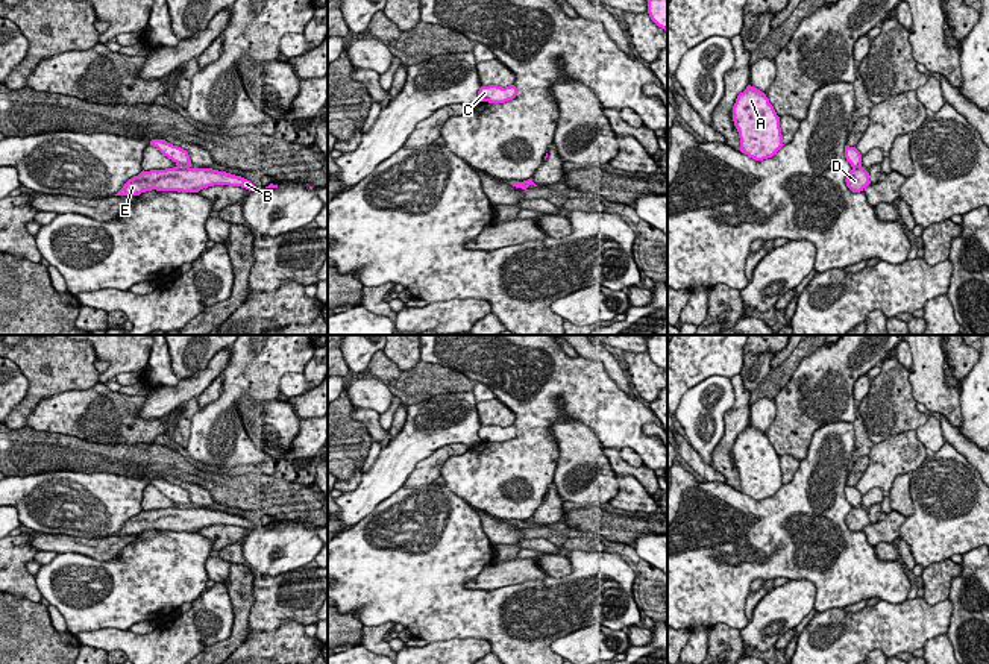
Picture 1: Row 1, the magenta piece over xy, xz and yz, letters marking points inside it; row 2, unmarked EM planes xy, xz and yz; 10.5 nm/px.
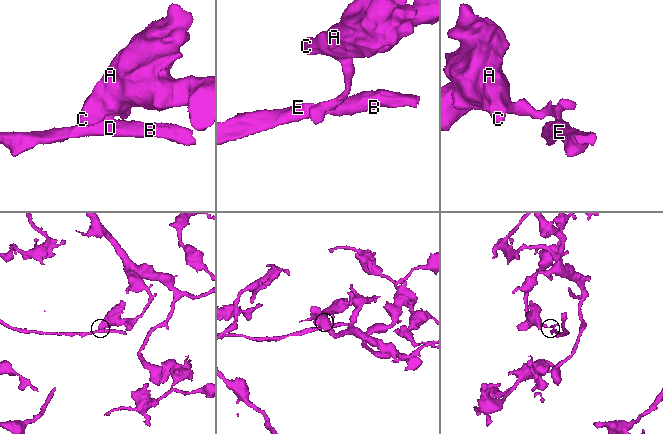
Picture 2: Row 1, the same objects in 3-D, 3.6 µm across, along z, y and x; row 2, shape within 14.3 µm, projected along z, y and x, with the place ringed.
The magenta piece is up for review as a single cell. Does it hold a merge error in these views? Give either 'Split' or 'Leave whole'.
Split

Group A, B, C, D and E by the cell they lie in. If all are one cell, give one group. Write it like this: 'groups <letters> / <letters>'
groups A C / B D E

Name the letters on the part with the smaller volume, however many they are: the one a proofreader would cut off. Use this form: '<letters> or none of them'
B, D, E

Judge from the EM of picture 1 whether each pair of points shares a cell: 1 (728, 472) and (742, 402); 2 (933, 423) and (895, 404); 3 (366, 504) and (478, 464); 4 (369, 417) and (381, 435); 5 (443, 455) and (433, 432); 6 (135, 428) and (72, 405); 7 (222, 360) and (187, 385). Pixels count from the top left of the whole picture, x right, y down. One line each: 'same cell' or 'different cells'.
1: same cell
2: different cells
3: different cells
4: same cell
5: different cells
6: same cell
7: same cell

